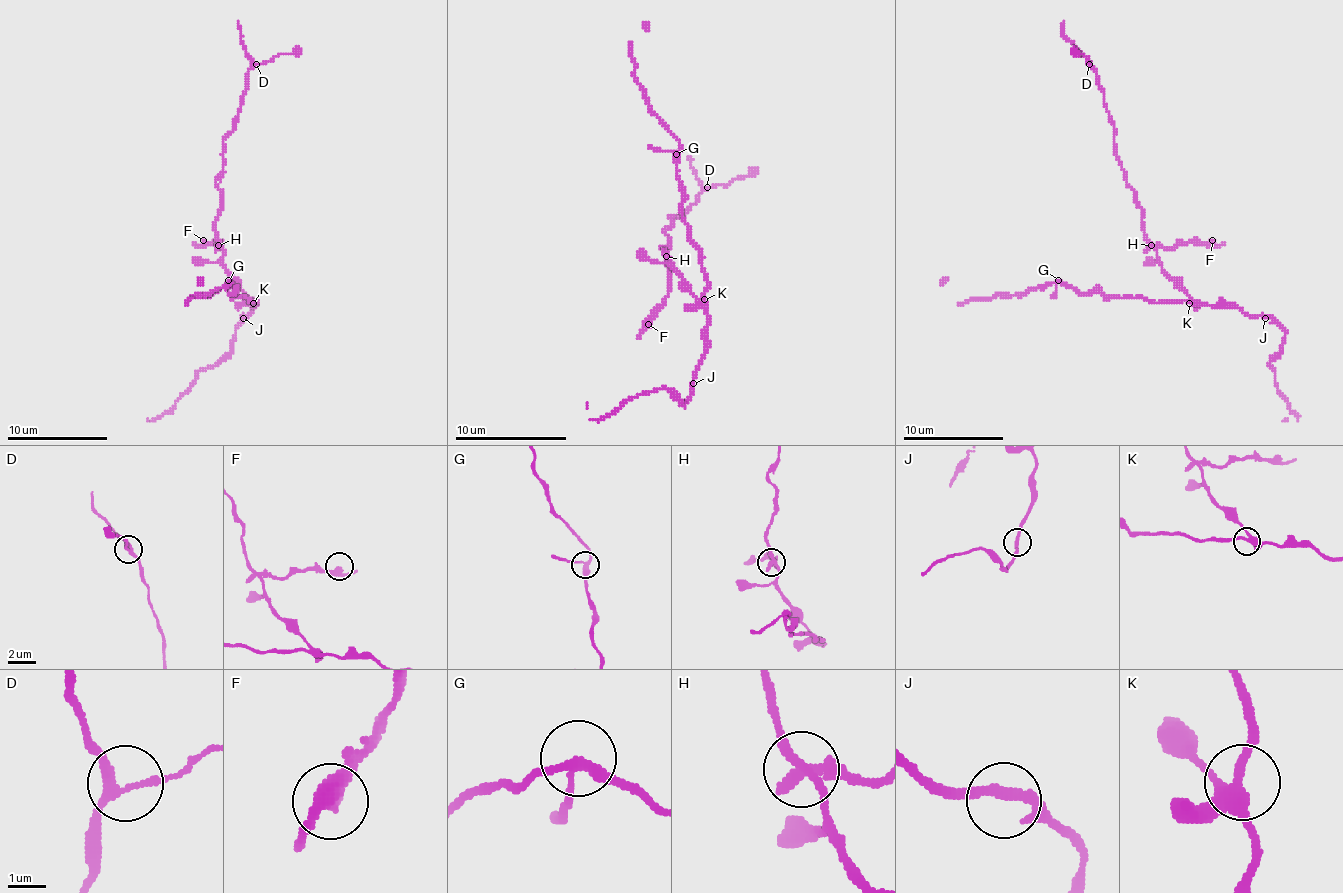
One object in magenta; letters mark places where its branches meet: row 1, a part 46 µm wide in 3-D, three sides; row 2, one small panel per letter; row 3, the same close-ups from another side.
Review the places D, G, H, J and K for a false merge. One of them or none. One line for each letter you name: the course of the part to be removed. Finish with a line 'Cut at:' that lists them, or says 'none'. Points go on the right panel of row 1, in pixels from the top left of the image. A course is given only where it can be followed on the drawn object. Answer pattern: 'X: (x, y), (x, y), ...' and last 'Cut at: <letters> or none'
H: (1152, 245), (1177, 247), (1194, 242), (1225, 242)
Cut at: H

